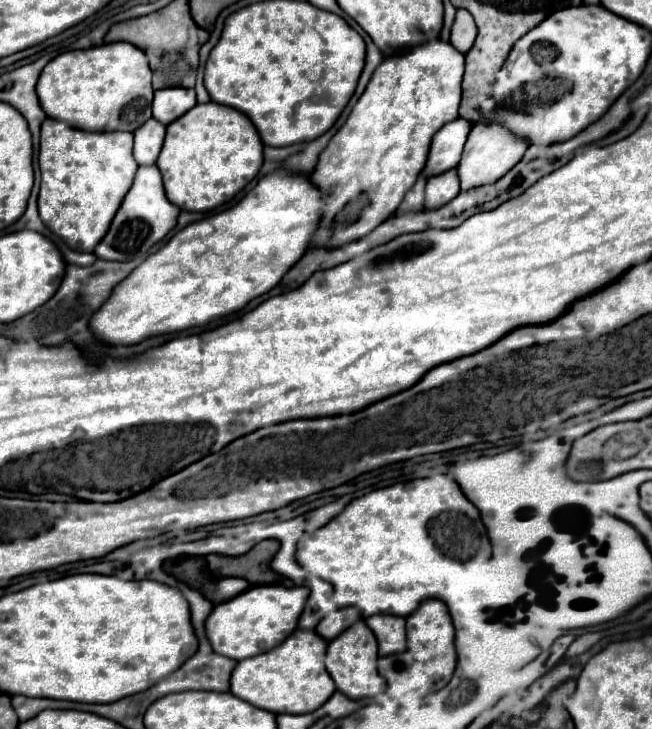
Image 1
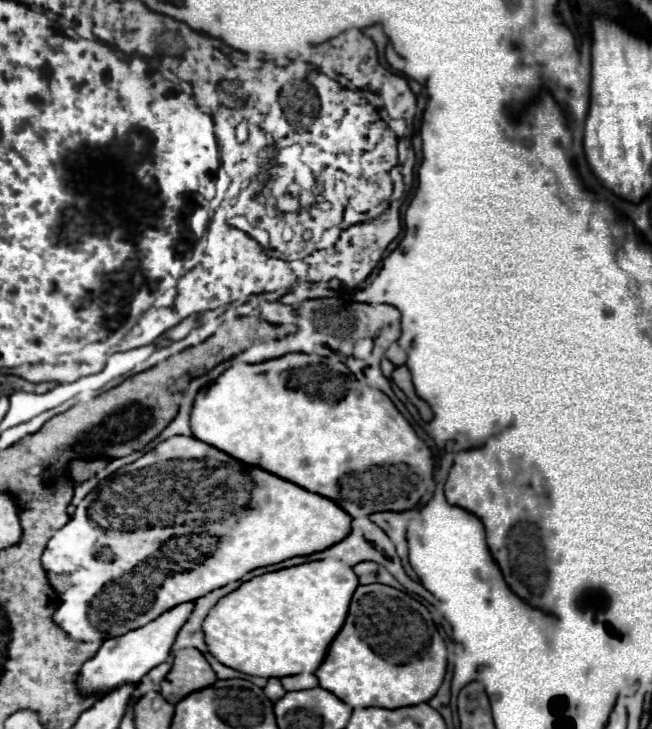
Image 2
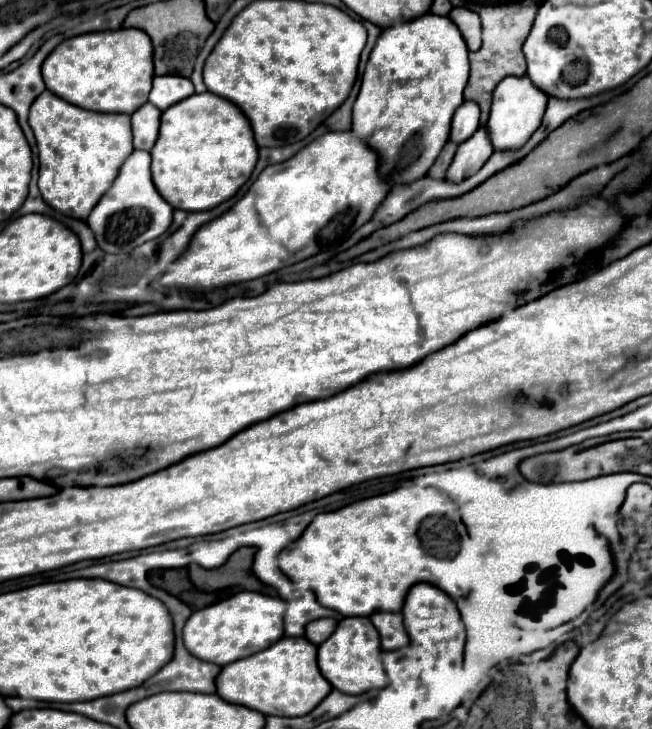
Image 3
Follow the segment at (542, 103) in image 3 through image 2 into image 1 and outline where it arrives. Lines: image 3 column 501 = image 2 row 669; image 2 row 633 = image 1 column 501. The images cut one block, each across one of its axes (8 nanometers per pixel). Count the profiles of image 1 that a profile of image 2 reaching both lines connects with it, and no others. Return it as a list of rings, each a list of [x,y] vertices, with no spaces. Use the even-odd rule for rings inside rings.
[[[478,124],[470,130],[464,152],[462,152],[462,160],[456,166],[458,172],[458,180],[460,180],[460,192],[468,192],[480,186],[490,186],[494,182],[498,182],[508,170],[512,170],[512,166],[516,166],[516,162],[520,162],[520,158],[524,156],[524,150],[528,148],[528,144],[524,142],[524,138],[514,136],[510,130],[498,126],[498,124]]]

